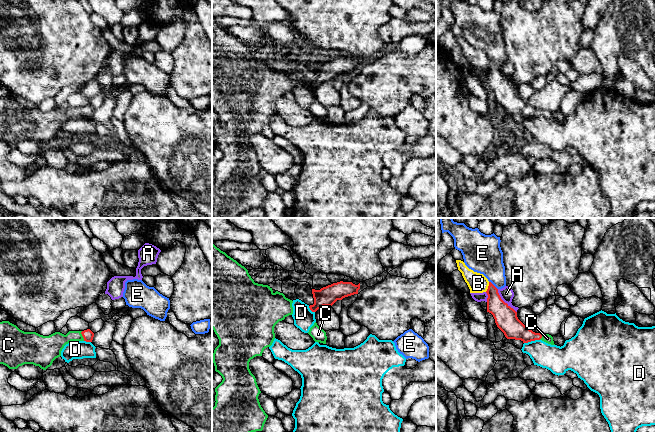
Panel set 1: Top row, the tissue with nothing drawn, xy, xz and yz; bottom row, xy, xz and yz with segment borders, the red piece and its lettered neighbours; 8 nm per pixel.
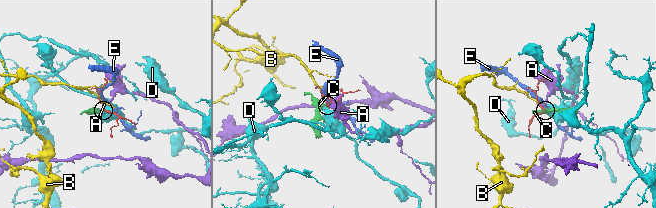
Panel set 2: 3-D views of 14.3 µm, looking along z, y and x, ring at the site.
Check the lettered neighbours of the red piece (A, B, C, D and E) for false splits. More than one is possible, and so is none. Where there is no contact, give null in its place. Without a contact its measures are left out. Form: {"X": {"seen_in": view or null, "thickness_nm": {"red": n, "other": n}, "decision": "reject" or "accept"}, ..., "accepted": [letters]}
{"A": {"seen_in": "yz", "thickness_nm": {"red": 180, "other": 110}, "decision": "reject"}, "B": {"seen_in": "yz", "thickness_nm": {"red": 160, "other": 160}, "decision": "reject"}, "C": {"seen_in": "xy", "thickness_nm": {"red": 90, "other": 160}, "decision": "accept"}, "D": {"seen_in": "yz", "thickness_nm": {"red": 180, "other": 200}, "decision": "reject"}, "E": {"seen_in": "yz", "thickness_nm": {"red": 160, "other": 280}, "decision": "reject"}, "accepted": ["C"]}

